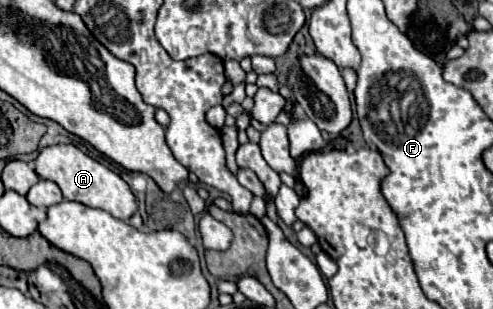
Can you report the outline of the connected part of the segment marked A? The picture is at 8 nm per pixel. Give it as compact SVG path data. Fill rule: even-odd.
M51 145L51 147L41 149L39 157L35 159L35 171L39 177L55 181L61 187L63 197L69 201L77 201L77 203L83 203L95 209L103 209L123 221L129 219L137 211L135 195L131 193L129 185L117 173L113 173L99 161L91 159L89 155L85 155L75 145Z

